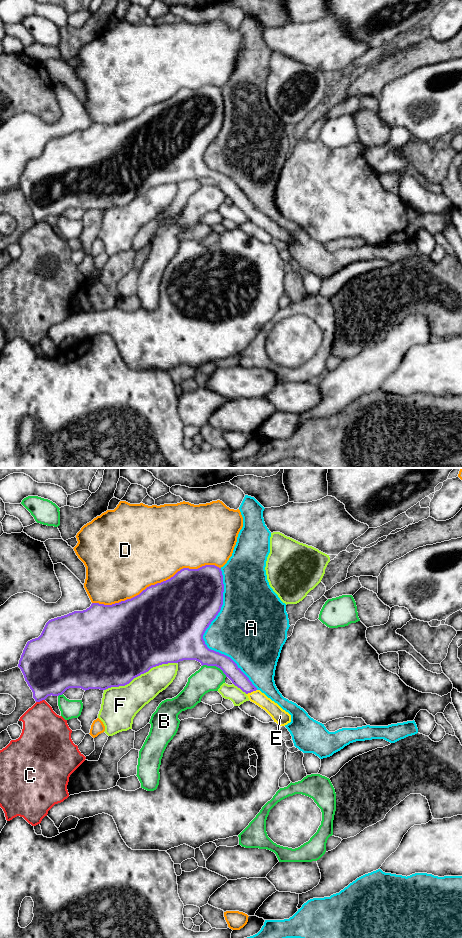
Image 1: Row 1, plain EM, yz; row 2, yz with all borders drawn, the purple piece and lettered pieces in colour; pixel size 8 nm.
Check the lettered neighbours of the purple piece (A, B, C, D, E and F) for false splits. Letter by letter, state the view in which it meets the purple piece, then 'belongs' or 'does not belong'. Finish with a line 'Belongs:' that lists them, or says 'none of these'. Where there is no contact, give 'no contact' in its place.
A: meets purple in yz; does not belong
B: meets purple in yz; does not belong
C: meets purple in yz; does not belong
D: meets purple in yz; does not belong
E: meets purple in yz; belongs
F: meets purple in yz; does not belong
Belongs: E

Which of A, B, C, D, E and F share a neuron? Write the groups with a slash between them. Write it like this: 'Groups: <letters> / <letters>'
Groups: A / B / C / D / E / F

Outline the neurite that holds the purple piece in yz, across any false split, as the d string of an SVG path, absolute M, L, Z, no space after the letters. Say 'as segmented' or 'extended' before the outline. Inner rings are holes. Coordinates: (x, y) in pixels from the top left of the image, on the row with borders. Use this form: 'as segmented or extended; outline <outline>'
extended; outline M205 565L198 569L183 568L170 579L147 587L131 599L112 605L92 603L86 610L74 611L49 620L41 635L27 642L18 667L33 692L33 698L40 702L51 695L62 695L69 688L81 688L86 691L125 686L153 667L183 660L196 660L202 666L220 668L235 686L246 693L251 702L264 709L274 722L285 726L291 722L291 715L258 690L230 657L209 649L205 644L203 635L221 610L223 592L221 568L215 565Z

